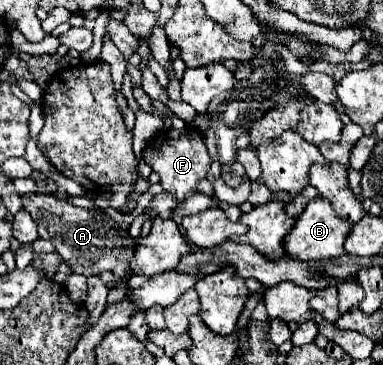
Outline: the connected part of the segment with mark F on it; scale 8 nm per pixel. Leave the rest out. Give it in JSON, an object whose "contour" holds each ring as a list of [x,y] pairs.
{"contour":[[[186,125],[184,129],[162,129],[146,147],[144,147],[144,161],[160,175],[160,185],[164,191],[172,193],[178,203],[182,203],[188,195],[194,193],[194,187],[200,179],[206,177],[210,169],[210,155],[204,145],[202,133]]]}

